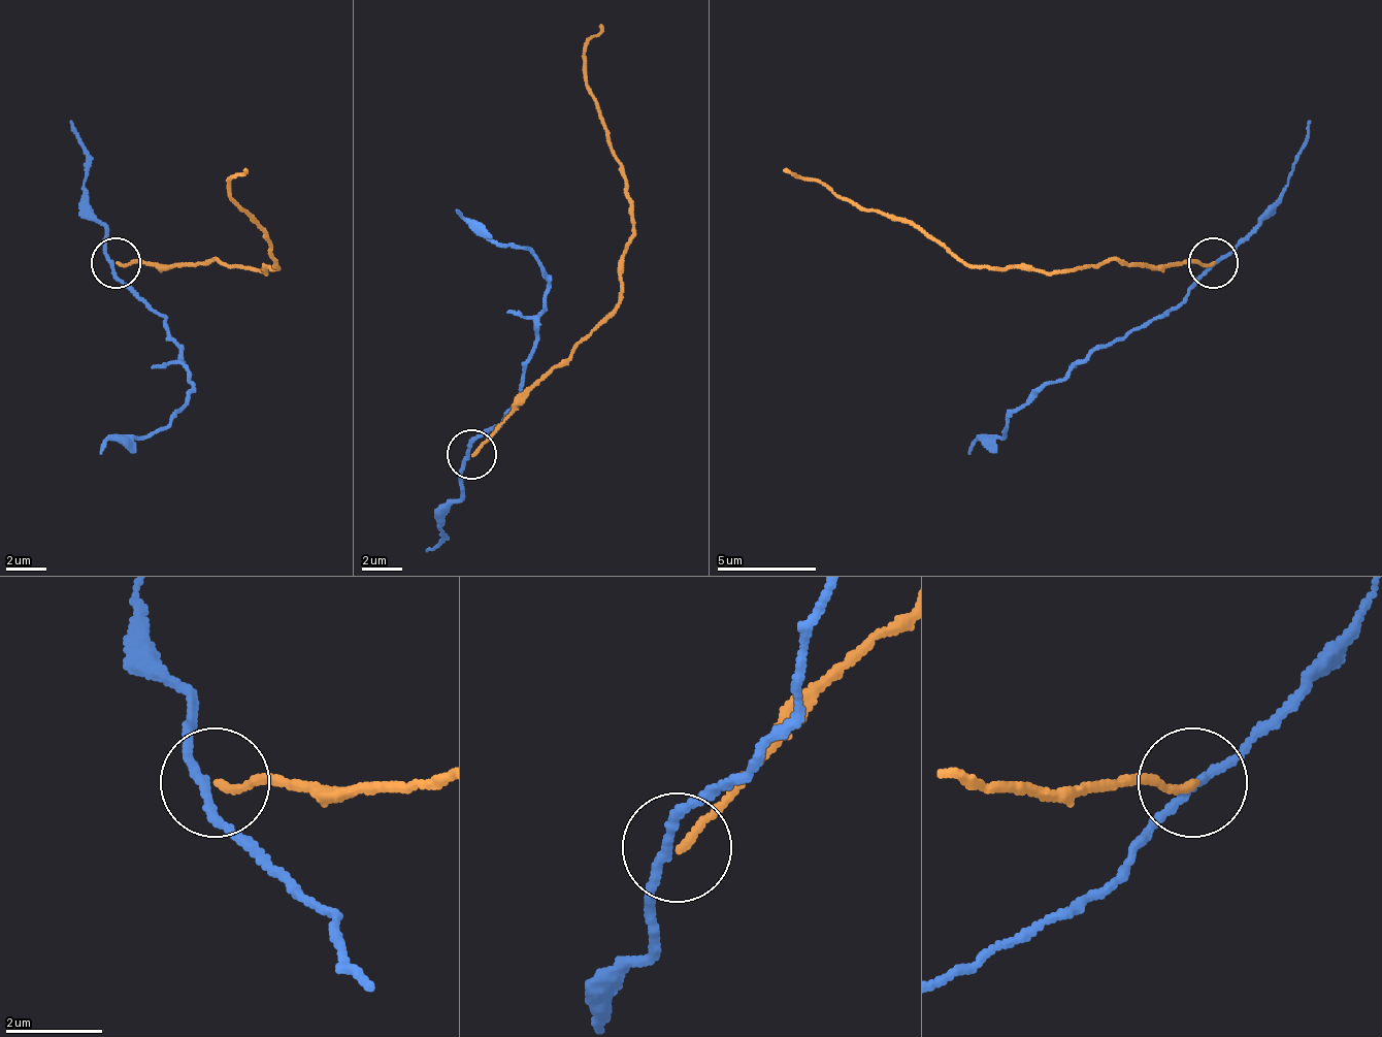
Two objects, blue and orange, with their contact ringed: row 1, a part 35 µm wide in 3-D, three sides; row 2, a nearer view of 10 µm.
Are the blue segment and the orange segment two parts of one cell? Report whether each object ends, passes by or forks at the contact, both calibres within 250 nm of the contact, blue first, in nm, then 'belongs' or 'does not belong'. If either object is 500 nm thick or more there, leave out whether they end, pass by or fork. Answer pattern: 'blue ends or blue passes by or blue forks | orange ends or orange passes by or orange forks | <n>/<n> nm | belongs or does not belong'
blue passes by | orange ends | 160/150 nm | does not belong

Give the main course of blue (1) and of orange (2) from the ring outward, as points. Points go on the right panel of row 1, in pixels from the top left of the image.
1: (1212, 261), (1157, 321), (1097, 346), (1027, 400), (1008, 421), (1002, 435), (983, 435), (967, 456)
2: (1212, 261), (1103, 261), (1057, 271), (963, 266), (913, 226), (784, 171)

